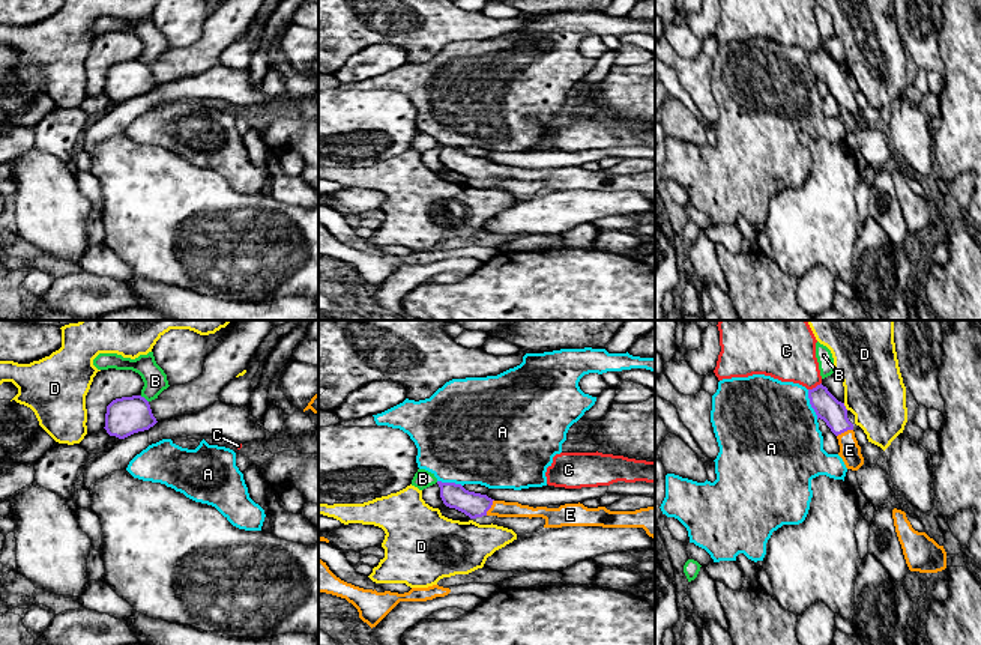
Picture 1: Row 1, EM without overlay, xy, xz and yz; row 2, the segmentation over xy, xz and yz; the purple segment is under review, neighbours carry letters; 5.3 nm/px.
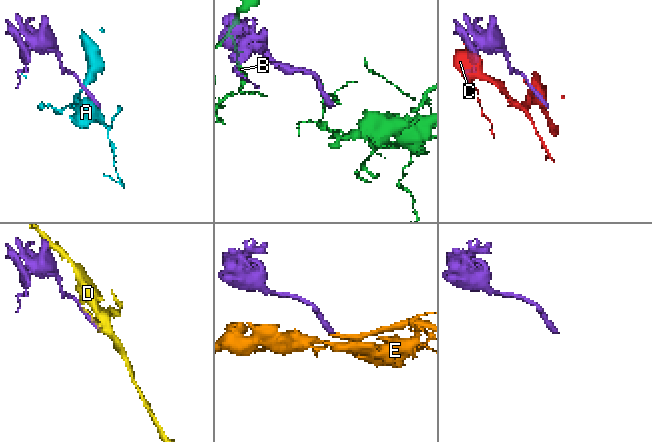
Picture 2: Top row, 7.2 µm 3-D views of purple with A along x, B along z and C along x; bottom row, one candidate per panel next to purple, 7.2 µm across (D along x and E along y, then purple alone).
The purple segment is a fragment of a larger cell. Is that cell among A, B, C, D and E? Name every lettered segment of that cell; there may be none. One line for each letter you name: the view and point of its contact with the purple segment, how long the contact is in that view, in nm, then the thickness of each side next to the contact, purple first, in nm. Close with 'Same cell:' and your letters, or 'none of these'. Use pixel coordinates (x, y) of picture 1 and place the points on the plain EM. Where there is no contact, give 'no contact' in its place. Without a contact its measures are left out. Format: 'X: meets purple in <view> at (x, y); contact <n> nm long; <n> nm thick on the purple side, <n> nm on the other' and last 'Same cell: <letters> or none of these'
E: meets purple in yz at (845, 93); contact 100 nm long; 140 nm thick on the purple side, 110 nm on the other
Same cell: E

